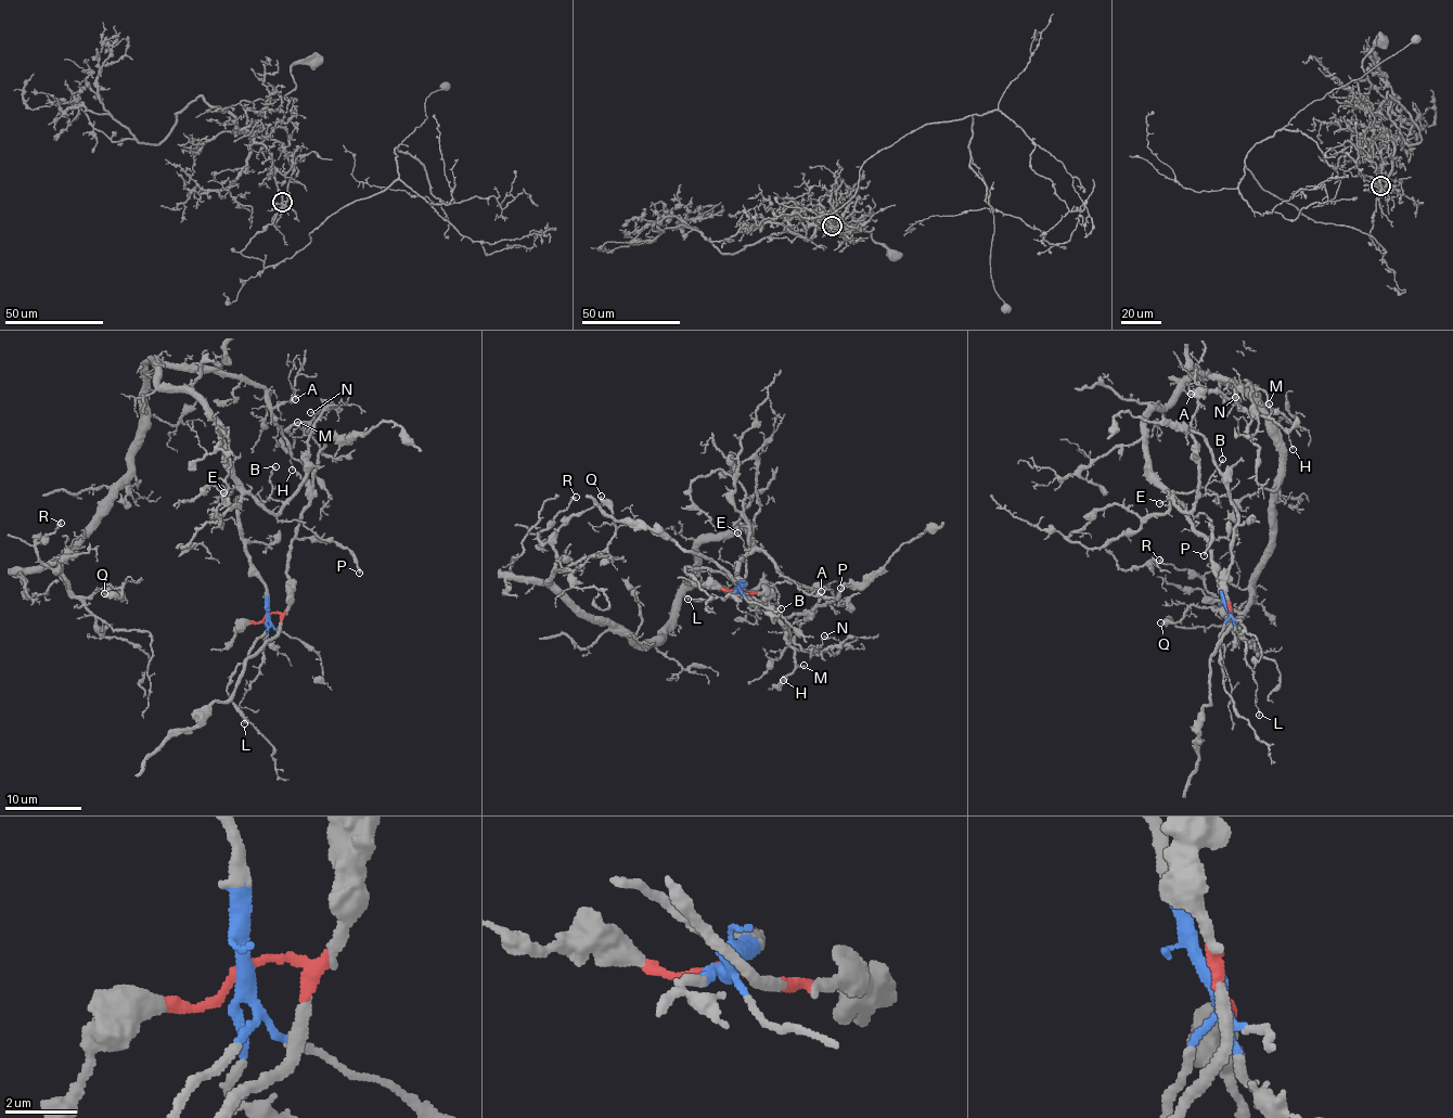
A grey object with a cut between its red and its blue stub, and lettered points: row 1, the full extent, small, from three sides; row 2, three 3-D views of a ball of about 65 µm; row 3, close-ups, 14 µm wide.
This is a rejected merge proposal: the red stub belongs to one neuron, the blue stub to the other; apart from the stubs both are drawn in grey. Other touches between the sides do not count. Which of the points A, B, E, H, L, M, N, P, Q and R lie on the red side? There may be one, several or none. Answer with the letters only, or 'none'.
none

